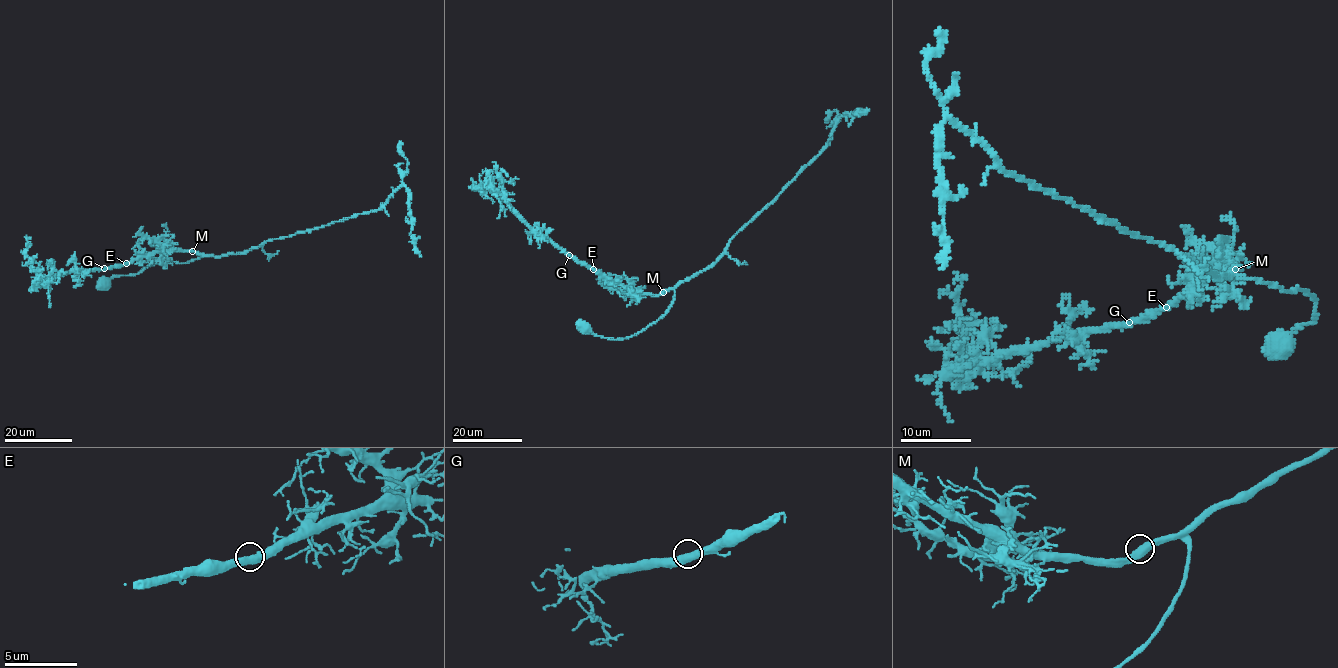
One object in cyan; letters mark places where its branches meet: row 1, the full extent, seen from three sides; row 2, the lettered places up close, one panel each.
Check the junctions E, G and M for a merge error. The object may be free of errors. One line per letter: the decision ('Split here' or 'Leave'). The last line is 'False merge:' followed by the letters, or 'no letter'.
E: Leave
G: Leave
M: Leave
False merge: no letter

